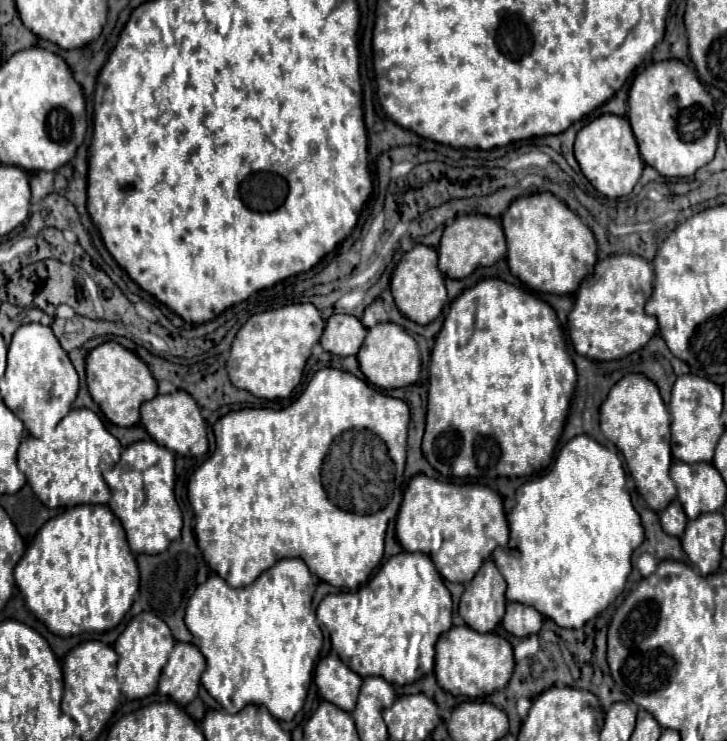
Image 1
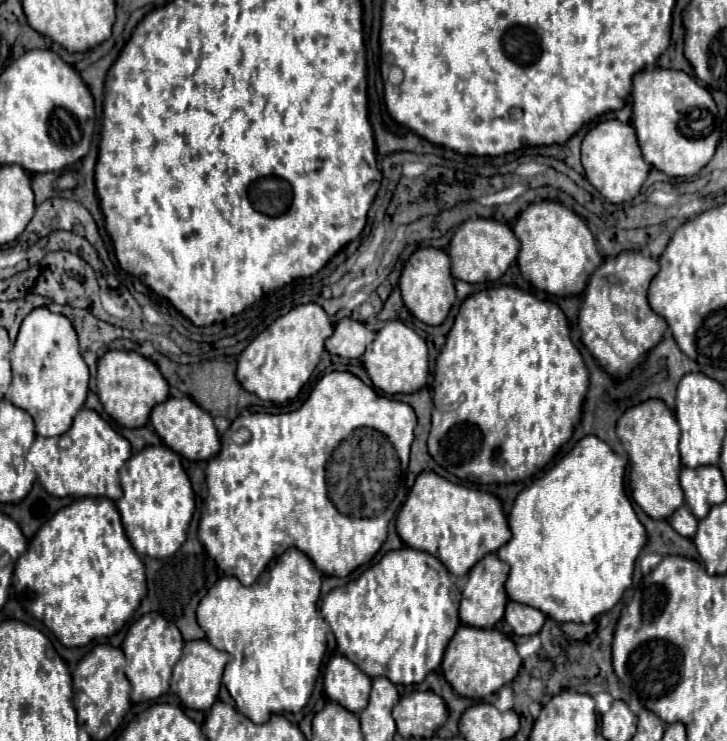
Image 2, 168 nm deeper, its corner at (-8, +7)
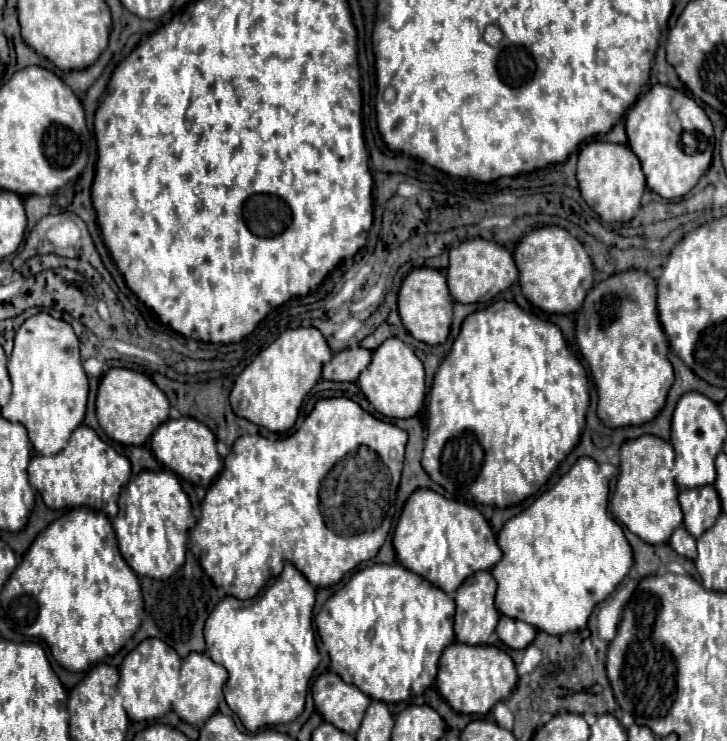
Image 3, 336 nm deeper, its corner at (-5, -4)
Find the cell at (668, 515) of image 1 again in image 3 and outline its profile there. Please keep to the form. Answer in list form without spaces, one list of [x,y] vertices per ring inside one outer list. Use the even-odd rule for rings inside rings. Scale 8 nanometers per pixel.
[[[679,526],[679,528],[671,534],[669,546],[671,546],[677,554],[681,554],[681,556],[685,556],[685,558],[689,558],[689,560],[695,560],[695,558],[697,558],[695,538],[693,538],[683,526]]]

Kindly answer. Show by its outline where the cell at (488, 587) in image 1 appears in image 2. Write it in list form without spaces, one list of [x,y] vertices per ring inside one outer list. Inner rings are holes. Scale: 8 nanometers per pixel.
[[[490,553],[488,557],[482,557],[472,571],[468,573],[468,583],[462,591],[460,605],[458,609],[460,621],[464,625],[476,625],[480,629],[488,629],[494,627],[502,617],[504,617],[504,609],[506,609],[506,591],[504,591],[504,583],[508,577],[508,565],[504,561],[500,561],[494,553]]]

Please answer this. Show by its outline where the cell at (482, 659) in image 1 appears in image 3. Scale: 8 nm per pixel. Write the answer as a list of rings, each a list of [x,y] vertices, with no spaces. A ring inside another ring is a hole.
[[[453,642],[441,654],[437,688],[455,712],[481,716],[489,714],[499,700],[507,698],[513,692],[515,684],[517,684],[515,664],[511,656],[497,646],[471,646],[463,642]]]

